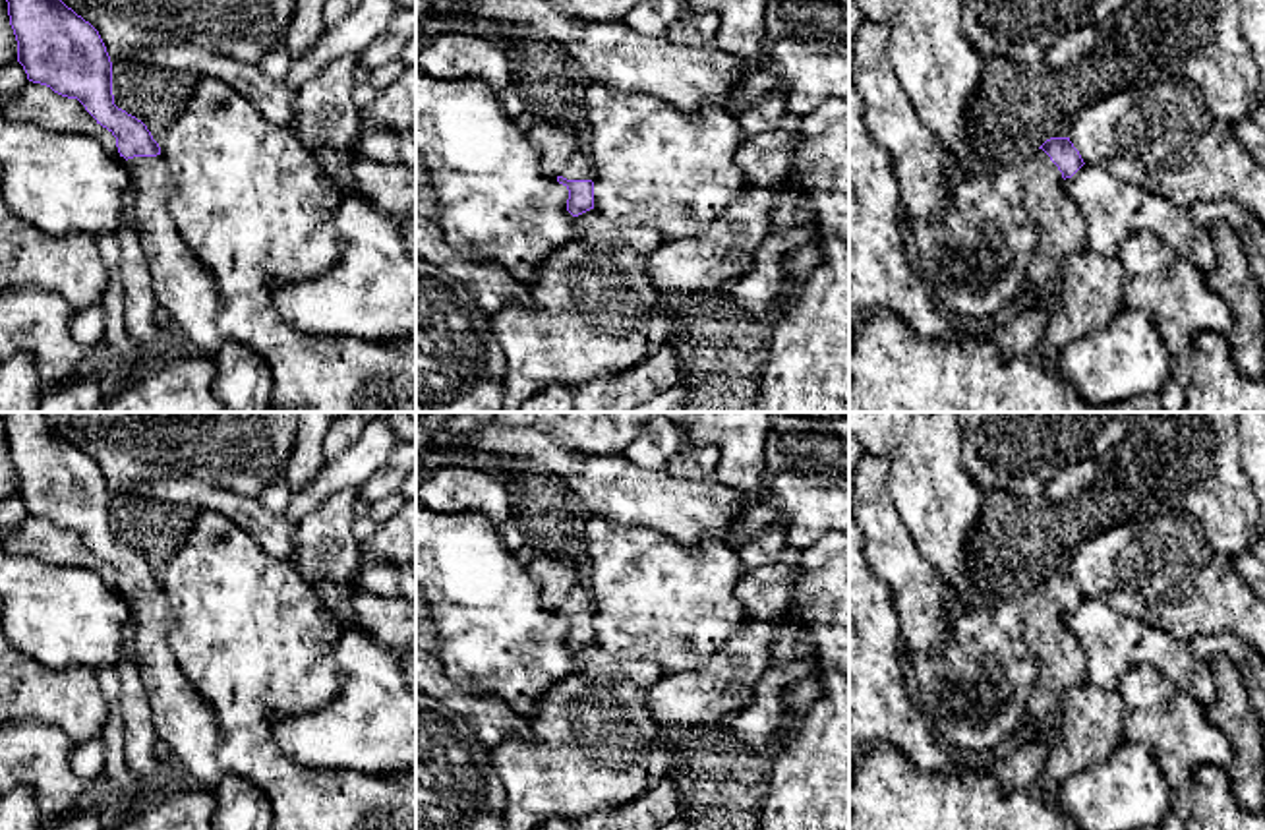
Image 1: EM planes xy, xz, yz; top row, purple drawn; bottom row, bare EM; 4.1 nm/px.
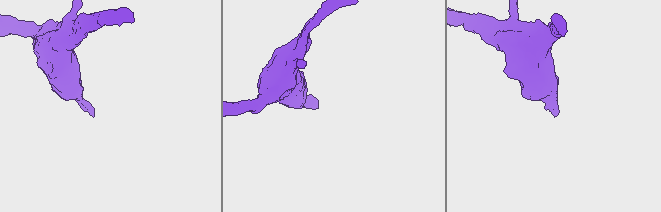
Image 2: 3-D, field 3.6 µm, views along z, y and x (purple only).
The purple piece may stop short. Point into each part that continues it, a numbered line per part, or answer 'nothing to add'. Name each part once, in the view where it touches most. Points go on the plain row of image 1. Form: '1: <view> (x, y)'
1: xy (182, 718)

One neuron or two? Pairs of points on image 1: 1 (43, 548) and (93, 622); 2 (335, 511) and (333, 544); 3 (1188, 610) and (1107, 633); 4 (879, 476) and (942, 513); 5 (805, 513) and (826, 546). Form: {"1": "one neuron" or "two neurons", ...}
{"1": "two neurons", "2": "one neuron", "3": "two neurons", "4": "two neurons", "5": "two neurons"}

